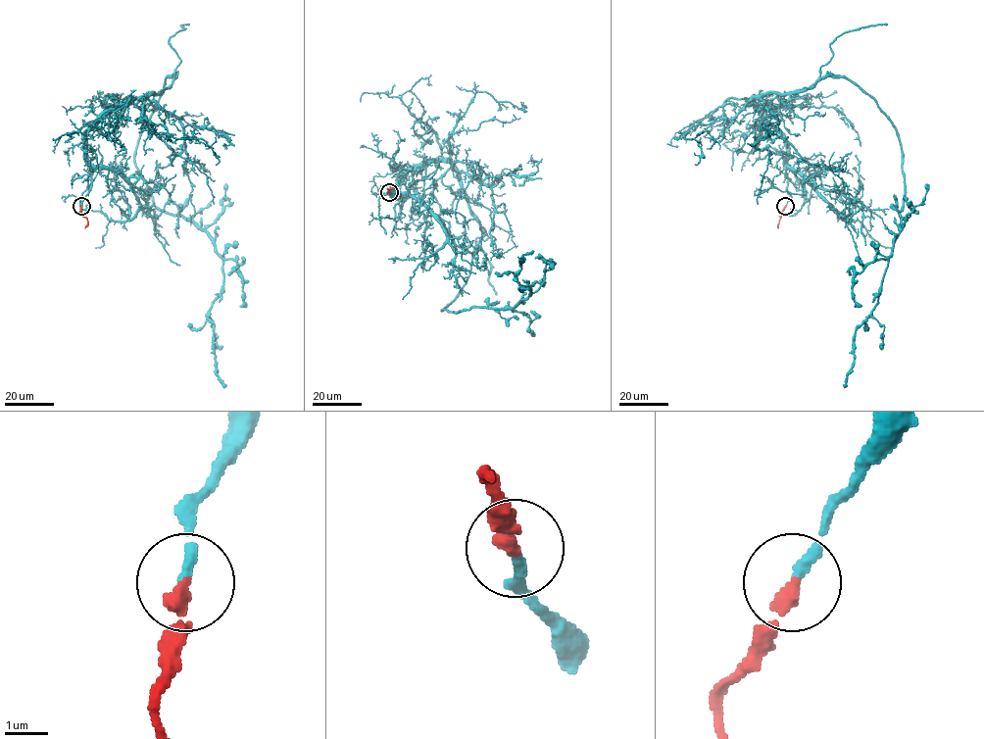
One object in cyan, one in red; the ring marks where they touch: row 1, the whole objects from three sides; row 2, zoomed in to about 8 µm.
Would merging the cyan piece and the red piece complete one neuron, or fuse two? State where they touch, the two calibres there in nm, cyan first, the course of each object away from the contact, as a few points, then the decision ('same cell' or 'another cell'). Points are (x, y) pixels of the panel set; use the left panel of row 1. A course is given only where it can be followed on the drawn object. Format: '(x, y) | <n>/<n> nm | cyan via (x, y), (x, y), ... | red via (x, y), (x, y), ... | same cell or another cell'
(81, 206) | 240/360 nm | cyan via (81, 206), (86, 134), (175, 76), (134, 165), (154, 205), (204, 230), (221, 260), (209, 318), (224, 387) | red via (81, 206), (79, 214), (88, 221), (84, 228) | same cell

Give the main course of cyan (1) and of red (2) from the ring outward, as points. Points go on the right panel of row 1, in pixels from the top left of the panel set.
1: (785, 206), (787, 143), (754, 98), (829, 76), (855, 82), (895, 127), (905, 190), (844, 387)
2: (785, 206), (777, 228)

